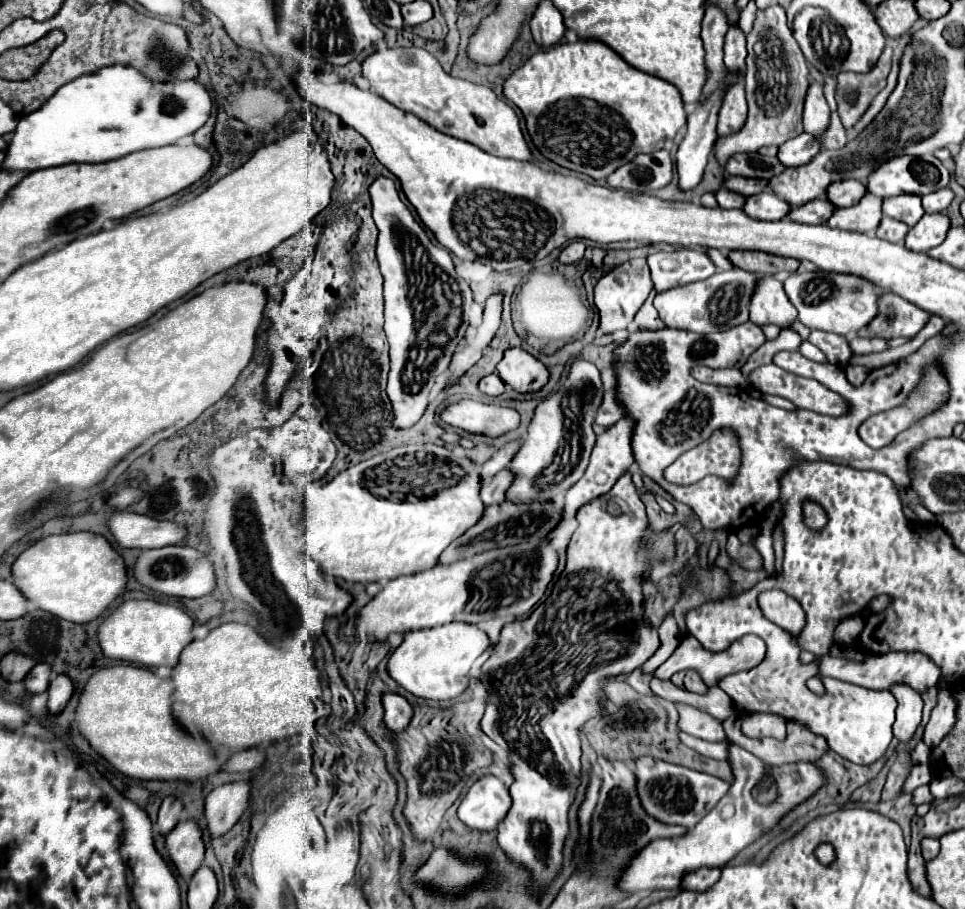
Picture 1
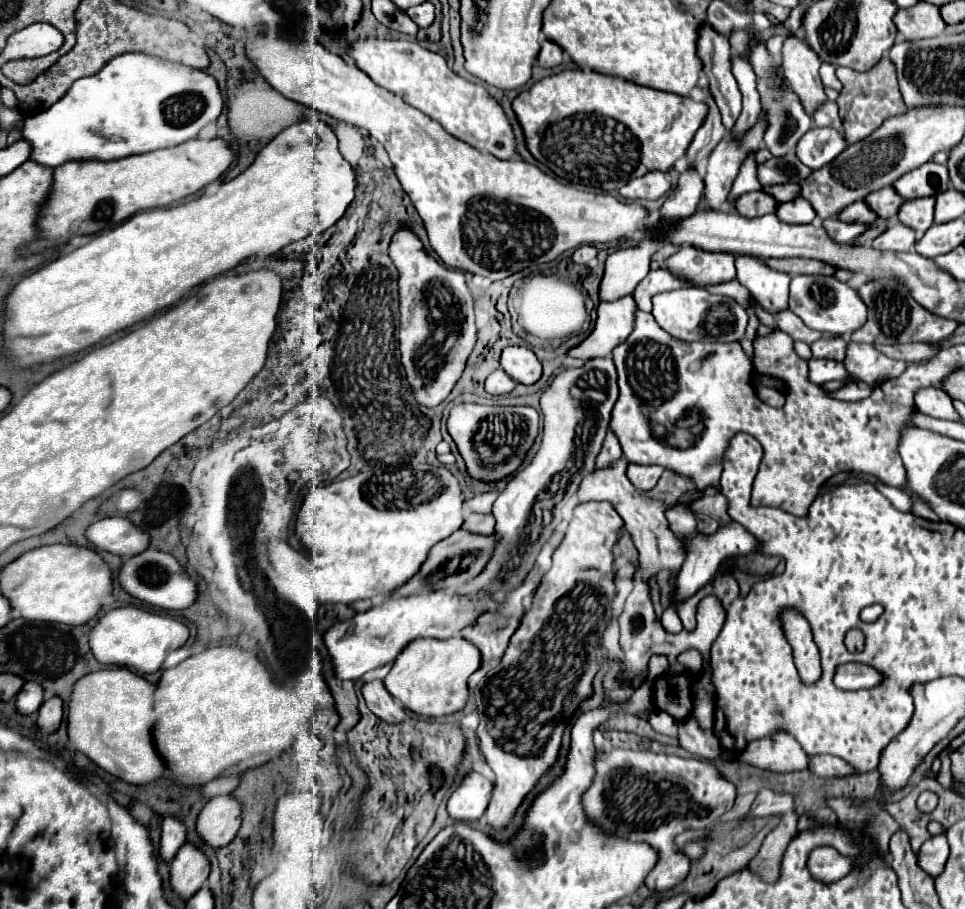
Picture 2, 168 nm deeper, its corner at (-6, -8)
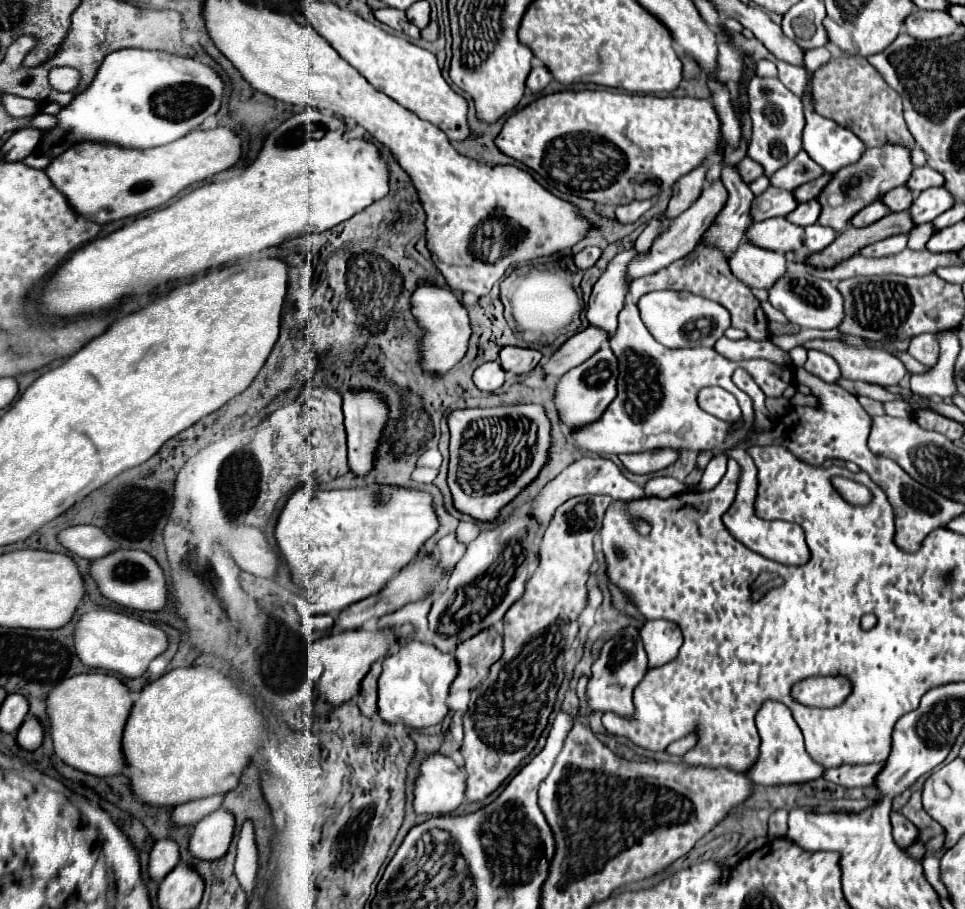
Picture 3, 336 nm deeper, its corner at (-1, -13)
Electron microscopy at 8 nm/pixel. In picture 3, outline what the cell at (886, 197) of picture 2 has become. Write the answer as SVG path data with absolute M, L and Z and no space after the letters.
M898 186L890 192L886 192L886 196L882 196L882 202L888 206L890 212L902 212L902 210L908 210L910 204L912 204L912 194L906 186Z

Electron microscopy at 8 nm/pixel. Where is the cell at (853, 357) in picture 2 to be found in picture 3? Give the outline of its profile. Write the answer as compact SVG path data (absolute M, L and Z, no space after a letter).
M810 340L806 344L826 344L826 346L804 346L804 348L820 348L830 354L842 372L842 378L862 380L878 386L894 386L898 384L906 368L904 364L882 350L872 348L852 348L838 340Z

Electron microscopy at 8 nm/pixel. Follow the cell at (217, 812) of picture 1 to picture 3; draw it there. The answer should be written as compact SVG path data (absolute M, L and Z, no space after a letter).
M224 808L204 816L192 830L190 854L200 860L218 860L226 854L234 834L234 816Z

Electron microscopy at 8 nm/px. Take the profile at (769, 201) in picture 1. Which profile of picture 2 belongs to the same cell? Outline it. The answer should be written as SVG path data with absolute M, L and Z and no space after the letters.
M797 197L789 203L781 203L777 207L777 217L787 223L811 223L815 219L815 215L817 215L815 209L803 197Z

